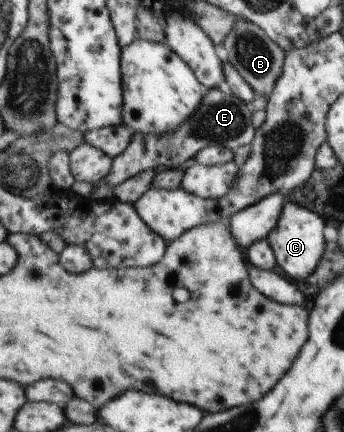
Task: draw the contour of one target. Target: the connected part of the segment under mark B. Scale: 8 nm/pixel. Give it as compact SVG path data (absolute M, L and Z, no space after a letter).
M236 19L234 28L228 33L223 42L228 52L228 63L232 64L240 76L253 88L256 96L265 96L267 100L283 71L285 51L253 22Z

